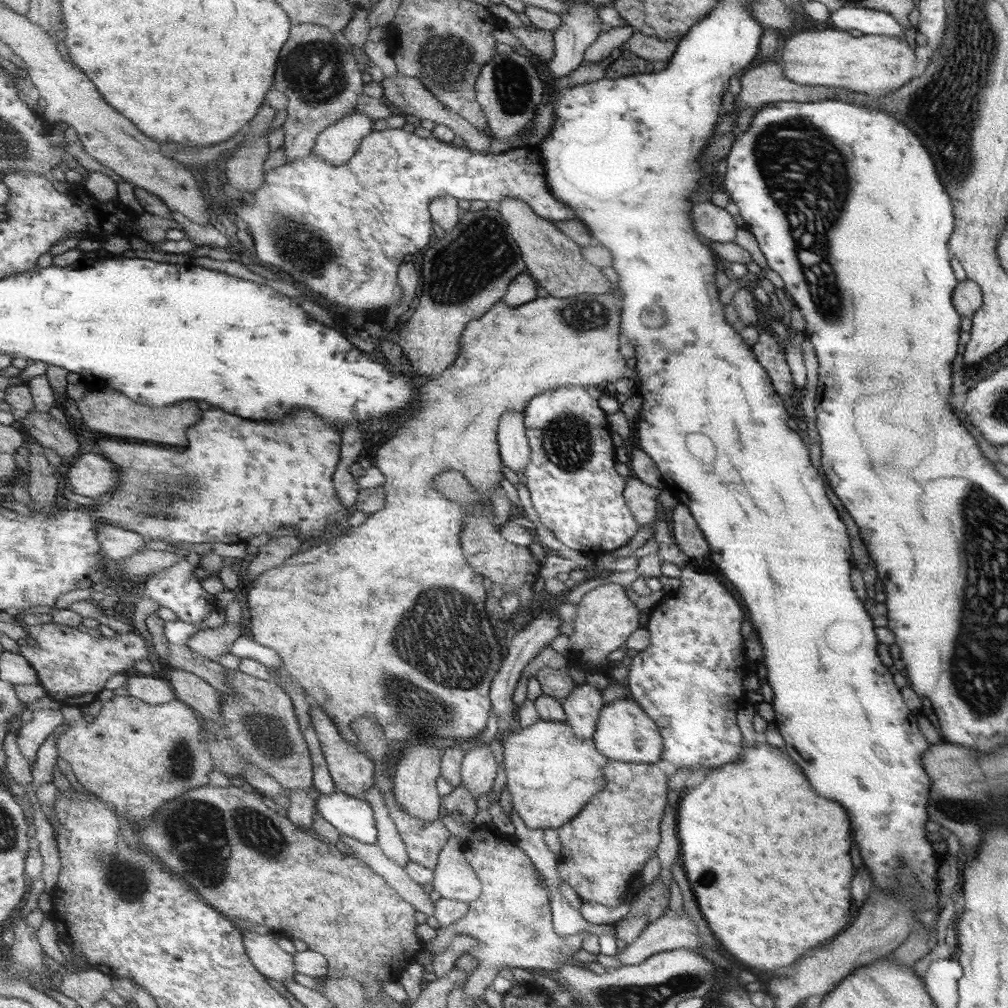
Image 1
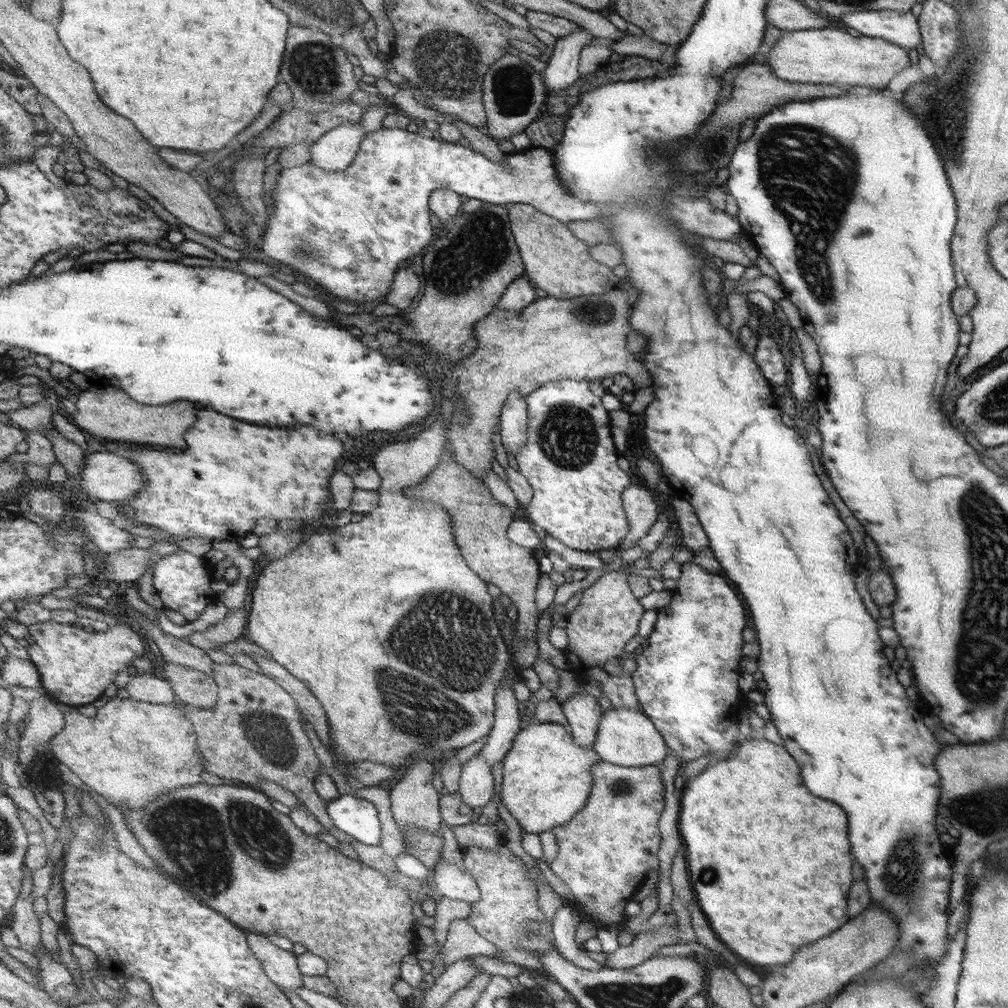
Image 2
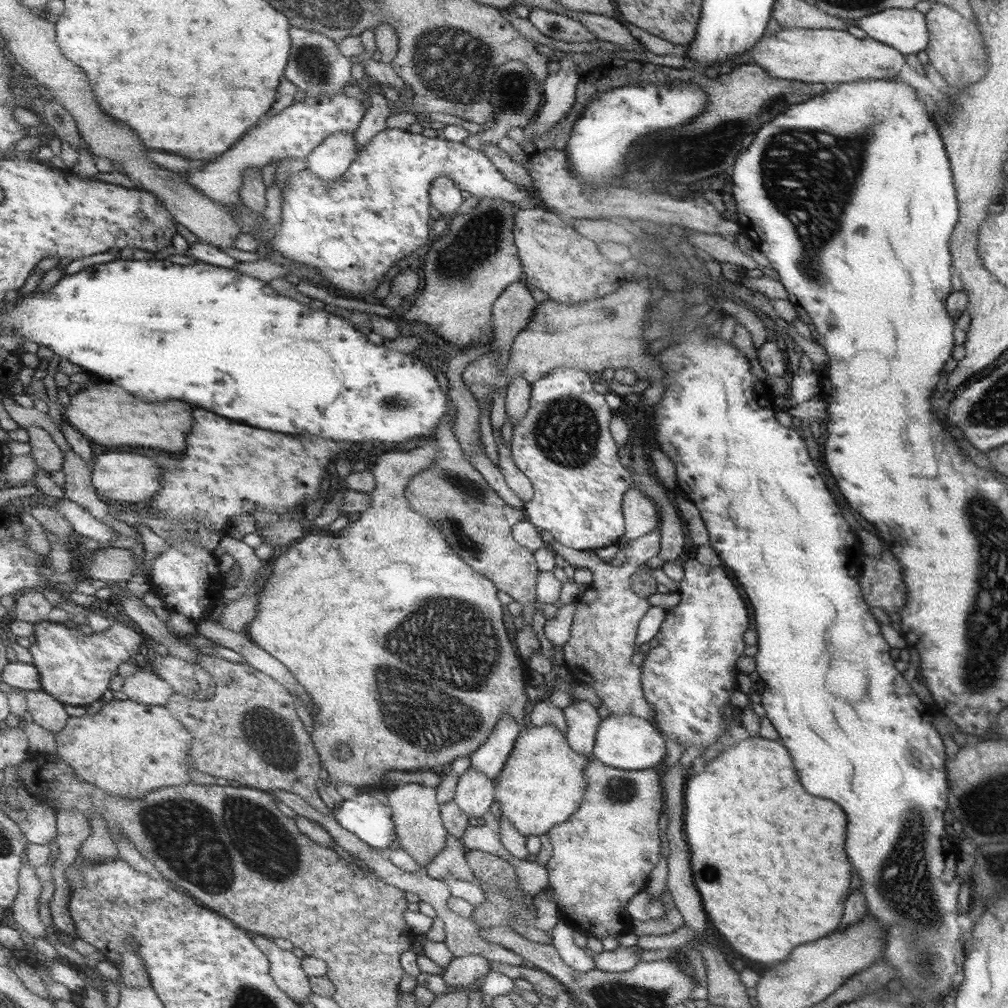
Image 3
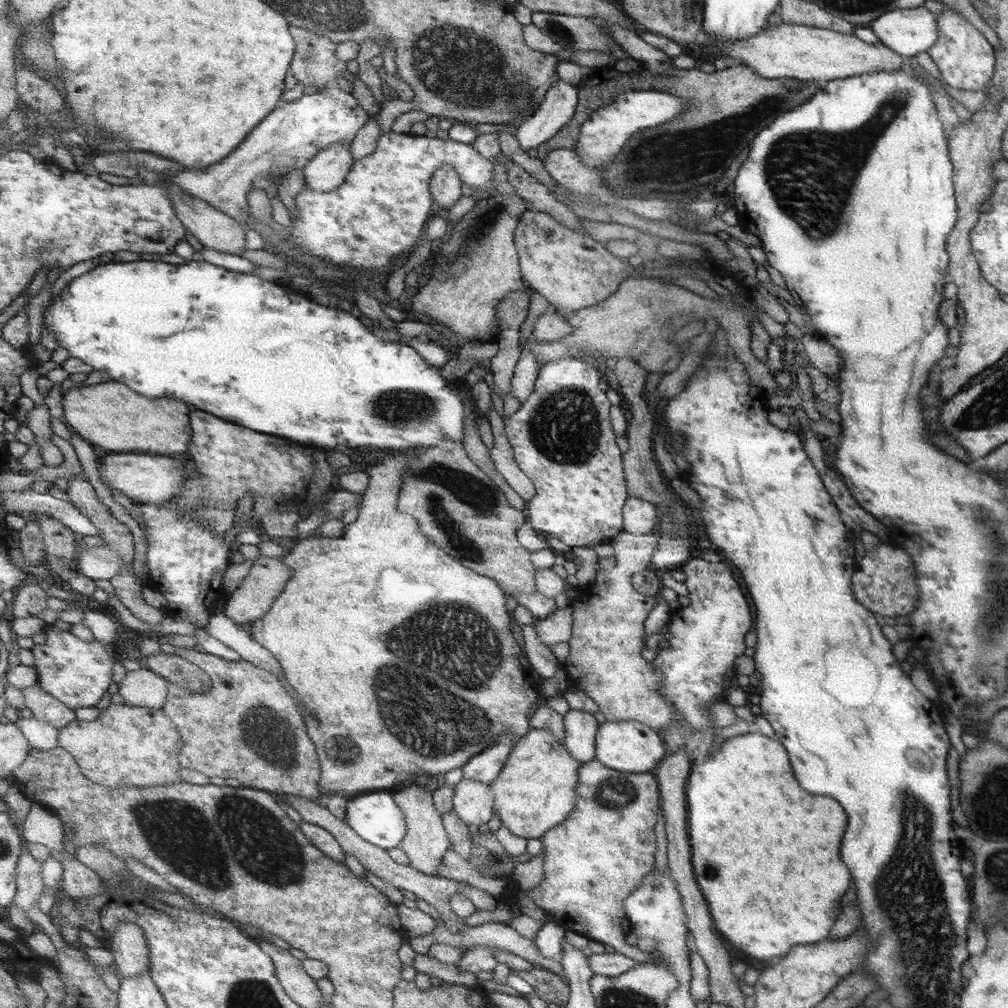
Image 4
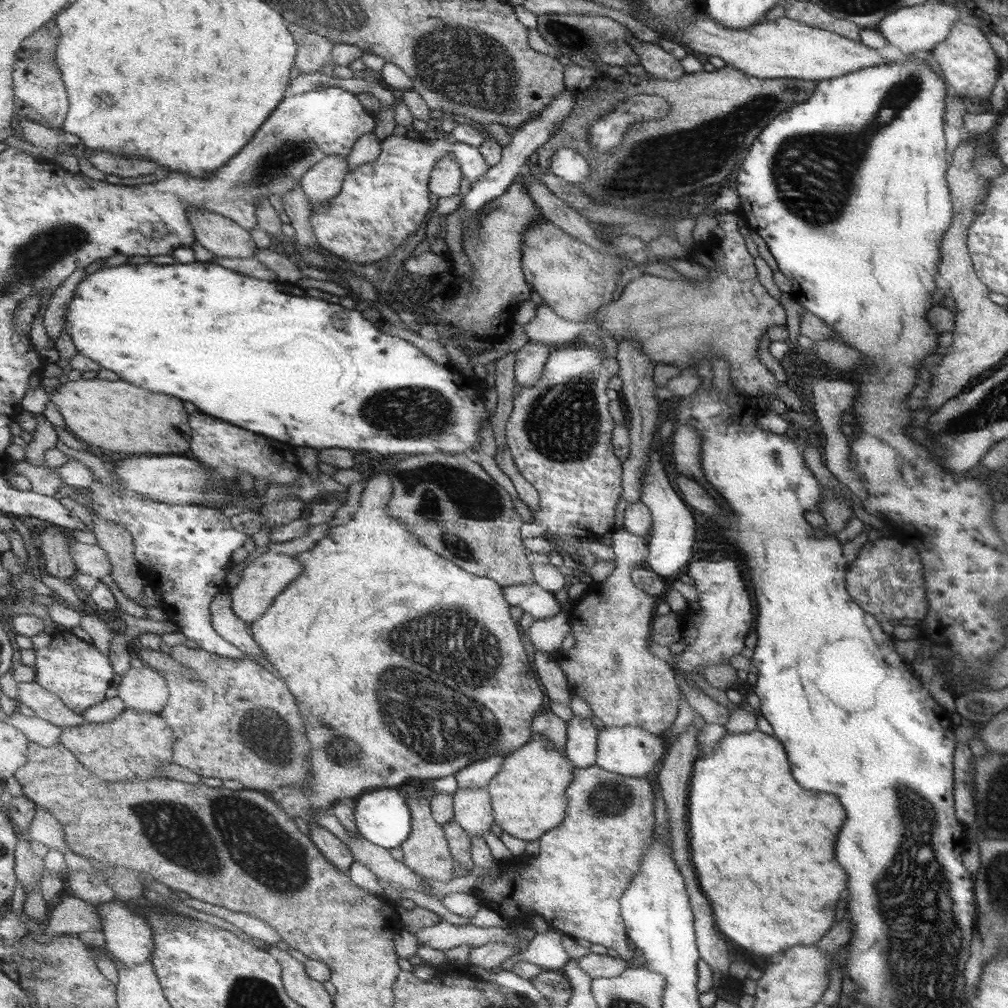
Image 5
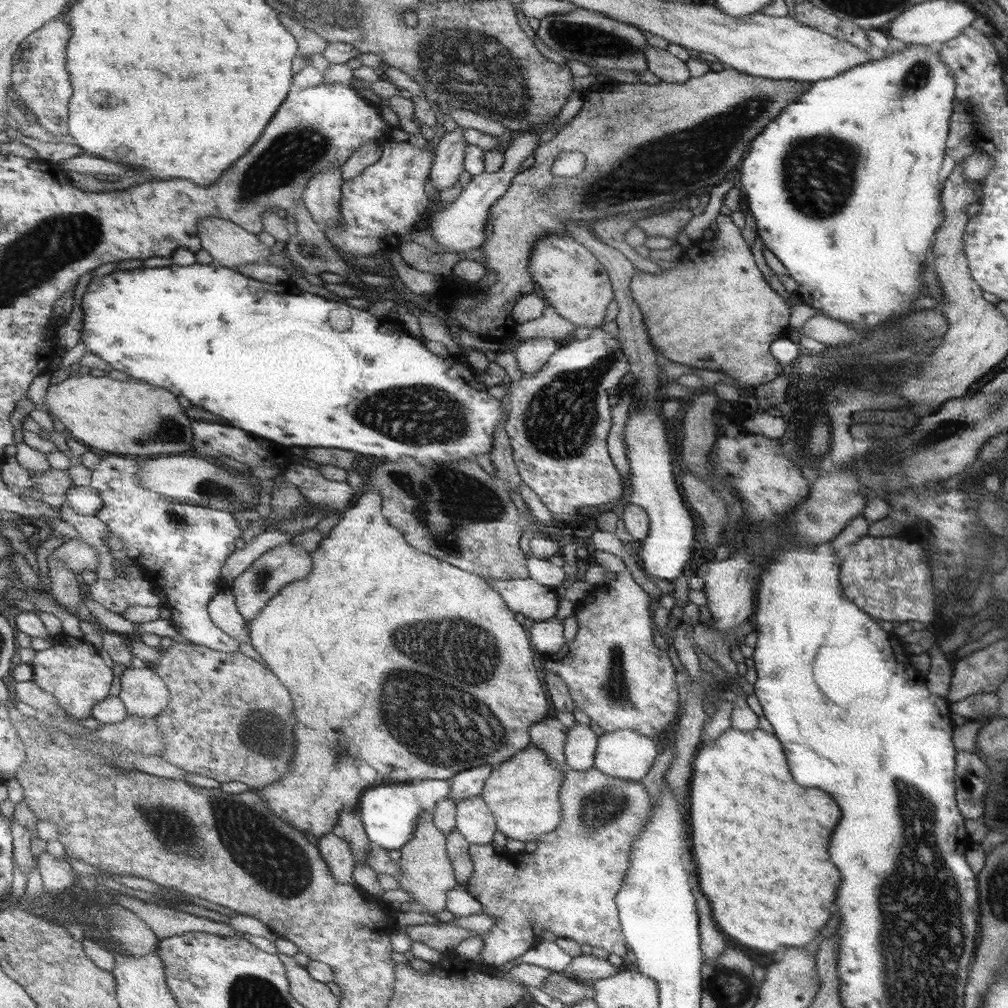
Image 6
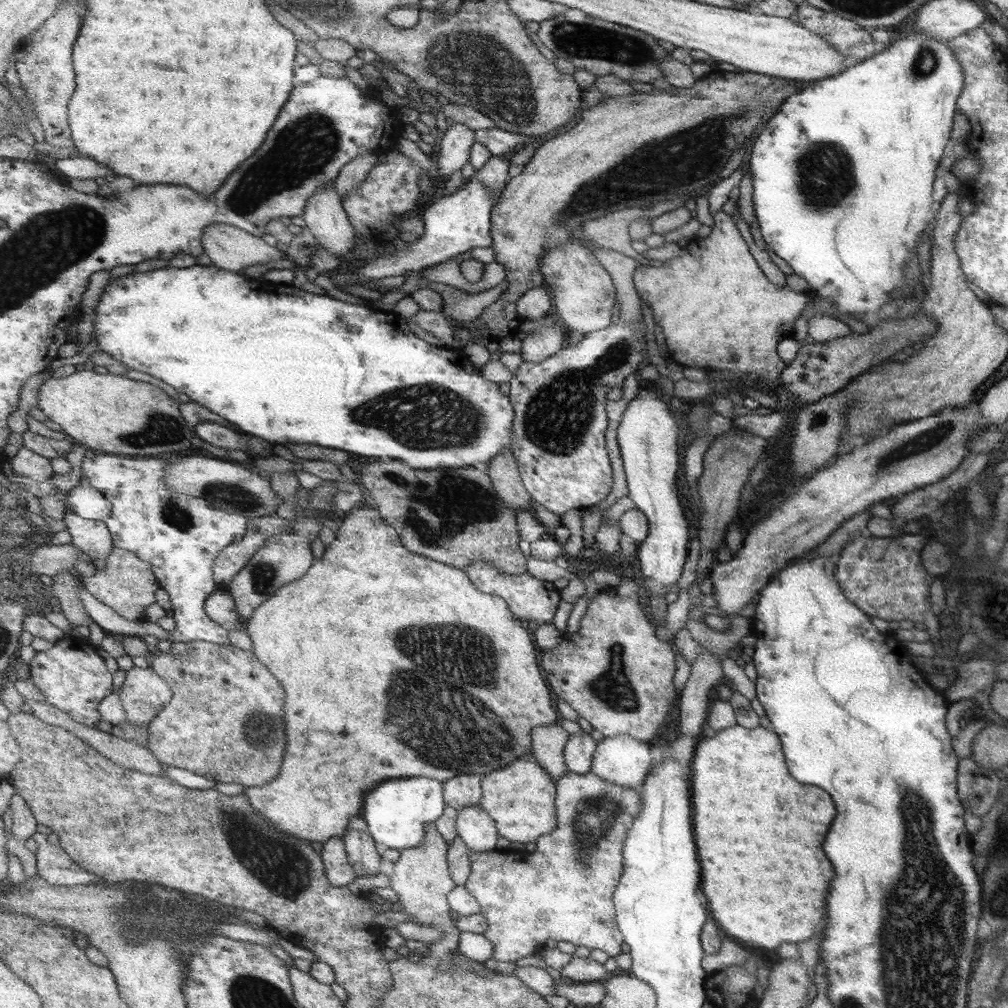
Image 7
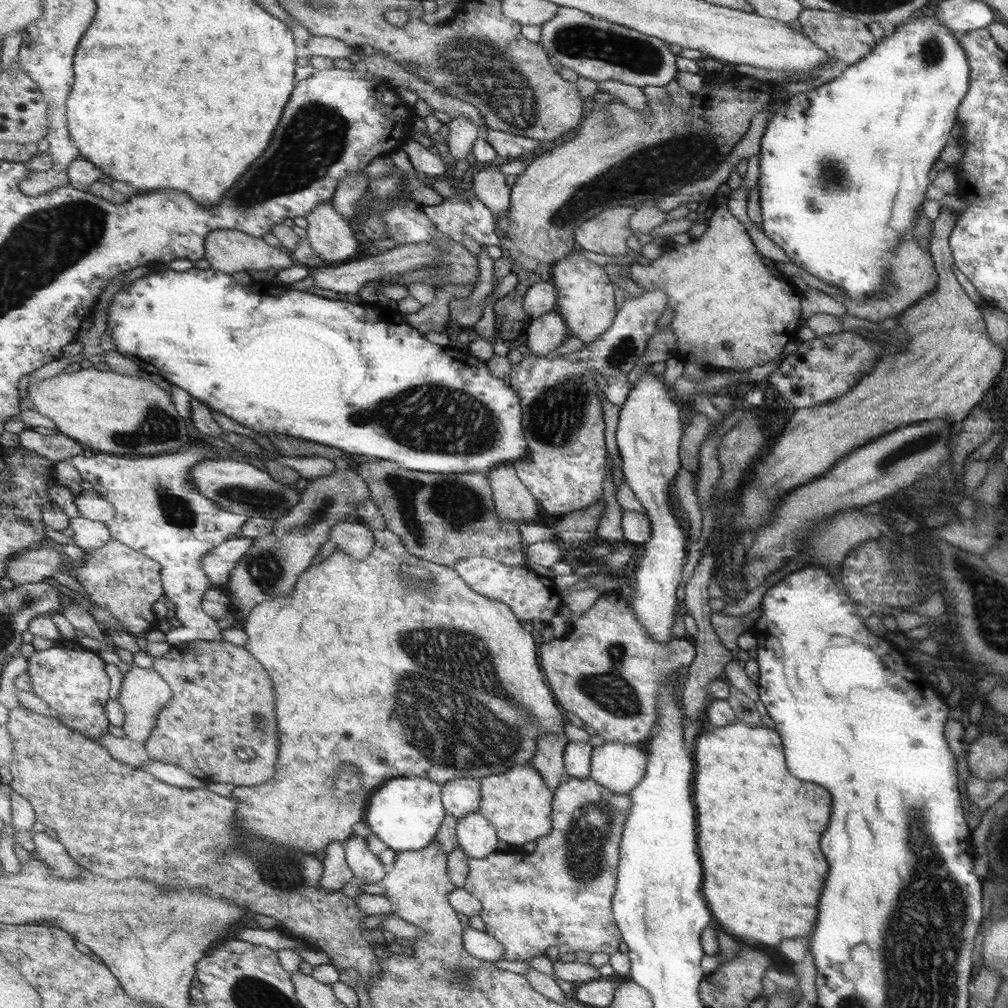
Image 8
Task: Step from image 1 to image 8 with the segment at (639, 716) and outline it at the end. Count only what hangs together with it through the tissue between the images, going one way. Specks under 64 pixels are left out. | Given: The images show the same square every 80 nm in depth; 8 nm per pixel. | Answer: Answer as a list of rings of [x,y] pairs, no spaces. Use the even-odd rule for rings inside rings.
[[[604,742],[592,748],[589,777],[611,793],[628,793],[644,778],[645,762],[645,752],[635,744]]]

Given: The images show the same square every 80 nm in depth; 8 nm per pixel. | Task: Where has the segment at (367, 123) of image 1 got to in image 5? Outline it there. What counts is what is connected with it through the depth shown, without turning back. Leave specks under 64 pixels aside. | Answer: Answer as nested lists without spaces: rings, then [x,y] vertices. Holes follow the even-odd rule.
[[[327,156],[304,174],[301,184],[313,206],[320,207],[342,191],[349,173],[349,162],[345,156]]]

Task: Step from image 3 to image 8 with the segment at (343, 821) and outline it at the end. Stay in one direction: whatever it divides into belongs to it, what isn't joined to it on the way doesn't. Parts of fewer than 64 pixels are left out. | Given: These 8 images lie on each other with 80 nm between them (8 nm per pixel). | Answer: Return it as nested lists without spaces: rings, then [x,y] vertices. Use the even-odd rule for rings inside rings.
[[[399,777],[389,780],[369,800],[365,824],[389,849],[411,852],[427,848],[439,832],[440,824],[448,815],[442,800],[444,785],[425,777]]]

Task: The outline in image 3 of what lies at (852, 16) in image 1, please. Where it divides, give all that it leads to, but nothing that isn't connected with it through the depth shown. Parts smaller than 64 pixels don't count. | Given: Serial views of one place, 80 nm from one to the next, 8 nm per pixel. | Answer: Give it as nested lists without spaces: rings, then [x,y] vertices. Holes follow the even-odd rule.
[[[889,8],[850,24],[861,28],[867,37],[889,45],[905,56],[928,46],[928,20],[915,9]]]

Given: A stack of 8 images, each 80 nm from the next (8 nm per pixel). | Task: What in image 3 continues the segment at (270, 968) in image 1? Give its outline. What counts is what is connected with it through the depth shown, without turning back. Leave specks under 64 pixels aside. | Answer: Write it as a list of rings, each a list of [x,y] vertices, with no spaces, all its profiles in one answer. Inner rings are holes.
[[[254,934],[252,939],[268,956],[272,965],[272,976],[279,989],[283,989],[297,1003],[310,1002],[311,984],[302,959],[291,951],[279,948],[273,938]]]

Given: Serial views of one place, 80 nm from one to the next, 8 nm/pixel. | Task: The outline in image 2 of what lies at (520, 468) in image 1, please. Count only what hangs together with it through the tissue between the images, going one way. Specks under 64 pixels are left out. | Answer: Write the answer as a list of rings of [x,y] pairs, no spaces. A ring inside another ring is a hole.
[[[519,391],[511,393],[507,398],[502,416],[500,417],[500,436],[506,452],[512,452],[516,458],[524,448],[528,435],[528,404]]]

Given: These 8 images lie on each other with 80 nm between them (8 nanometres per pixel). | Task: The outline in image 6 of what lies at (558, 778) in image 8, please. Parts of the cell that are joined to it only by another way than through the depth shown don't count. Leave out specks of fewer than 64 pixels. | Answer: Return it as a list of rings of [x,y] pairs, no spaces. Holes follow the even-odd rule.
[[[545,717],[539,723],[530,728],[533,735],[533,744],[540,746],[541,750],[550,758],[554,765],[565,767],[564,744],[568,728],[555,718]]]

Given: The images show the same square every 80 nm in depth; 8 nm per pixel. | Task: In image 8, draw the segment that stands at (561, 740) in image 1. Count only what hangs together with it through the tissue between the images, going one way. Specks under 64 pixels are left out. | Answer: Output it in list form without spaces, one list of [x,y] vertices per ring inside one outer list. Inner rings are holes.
[[[532,763],[518,764],[507,772],[482,778],[483,802],[479,812],[496,826],[499,840],[523,847],[523,844],[537,842],[552,832],[553,795],[554,791],[547,788]]]

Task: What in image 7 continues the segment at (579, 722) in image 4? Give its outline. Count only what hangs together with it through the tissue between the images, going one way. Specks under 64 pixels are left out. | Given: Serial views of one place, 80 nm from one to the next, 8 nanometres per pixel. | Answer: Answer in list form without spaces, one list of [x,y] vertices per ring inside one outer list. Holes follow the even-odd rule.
[[[589,733],[570,734],[564,746],[564,763],[566,770],[583,774],[590,770],[590,762],[596,744]]]

